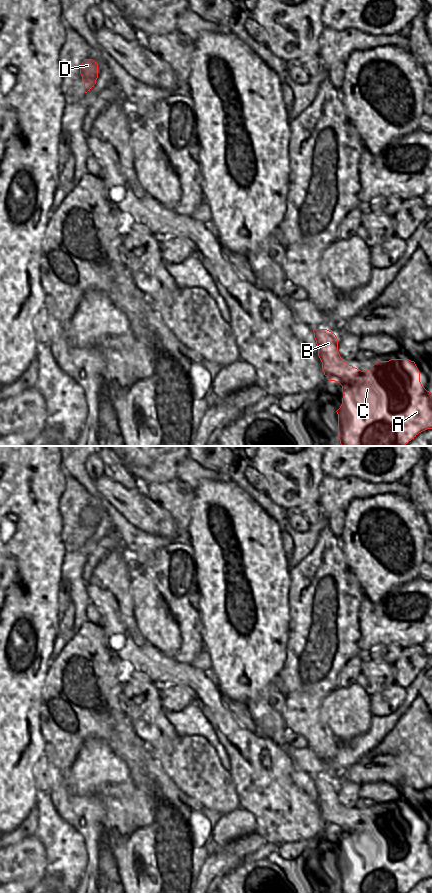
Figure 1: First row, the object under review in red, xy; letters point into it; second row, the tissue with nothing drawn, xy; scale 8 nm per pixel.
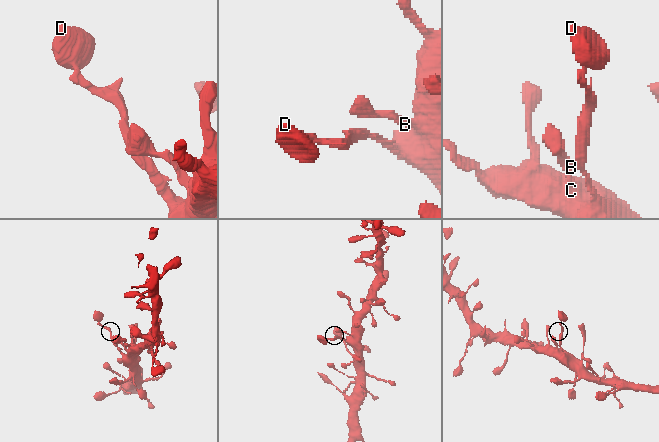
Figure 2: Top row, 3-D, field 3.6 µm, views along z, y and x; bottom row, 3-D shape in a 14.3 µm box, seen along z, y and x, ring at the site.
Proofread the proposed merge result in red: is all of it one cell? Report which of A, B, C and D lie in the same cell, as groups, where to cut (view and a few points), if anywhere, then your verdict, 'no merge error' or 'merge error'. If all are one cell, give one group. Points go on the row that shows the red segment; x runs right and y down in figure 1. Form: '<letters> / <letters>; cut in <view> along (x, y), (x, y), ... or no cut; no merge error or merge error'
A B C D; no cut; no merge error

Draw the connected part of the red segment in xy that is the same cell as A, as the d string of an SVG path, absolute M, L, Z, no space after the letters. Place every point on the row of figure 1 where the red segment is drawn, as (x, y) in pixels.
M313 329L318 346L318 356L322 370L328 381L342 386L344 394L338 414L338 438L341 446L405 446L419 433L432 429L432 393L420 382L420 372L414 361L391 359L379 361L367 371L361 371L342 360L338 352L338 339L327 329Z

